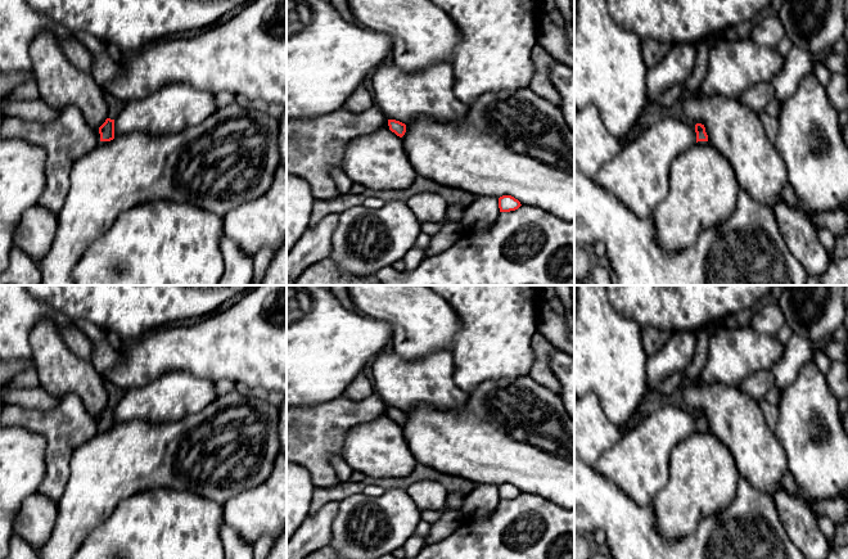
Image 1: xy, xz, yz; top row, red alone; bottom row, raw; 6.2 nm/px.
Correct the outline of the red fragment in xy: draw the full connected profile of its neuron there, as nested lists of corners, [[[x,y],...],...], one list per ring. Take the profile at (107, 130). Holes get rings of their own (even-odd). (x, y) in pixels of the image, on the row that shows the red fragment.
[[[107,118],[99,127],[100,141],[110,141],[114,139],[114,120]]]

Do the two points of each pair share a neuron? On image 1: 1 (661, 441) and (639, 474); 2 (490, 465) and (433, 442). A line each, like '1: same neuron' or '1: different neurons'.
1: same neuron
2: same neuron

